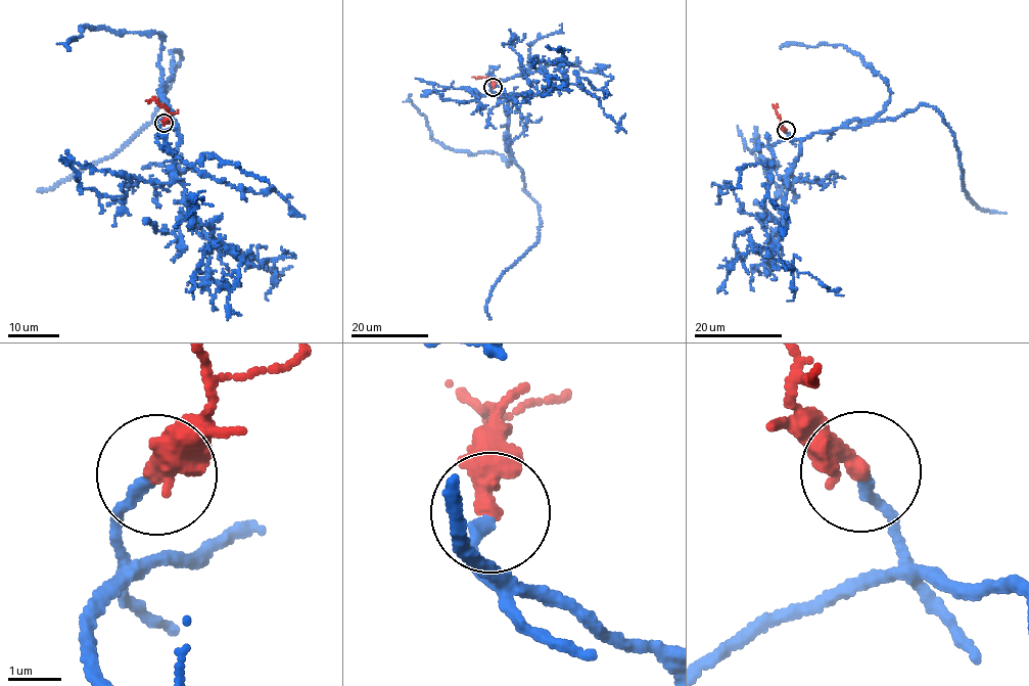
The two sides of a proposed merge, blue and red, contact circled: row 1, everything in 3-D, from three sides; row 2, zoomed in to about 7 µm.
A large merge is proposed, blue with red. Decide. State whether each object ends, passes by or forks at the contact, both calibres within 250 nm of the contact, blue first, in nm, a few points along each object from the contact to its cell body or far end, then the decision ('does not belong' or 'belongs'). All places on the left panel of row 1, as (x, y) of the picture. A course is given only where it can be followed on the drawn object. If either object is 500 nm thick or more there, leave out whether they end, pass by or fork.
blue ends there; red ends there; 190 nm thick on the blue side, 400 nm on the other; blue runs (162, 124), (161, 131), (174, 127), (162, 95), (177, 50), (181, 54), (154, 118), (120, 149), (41, 187); red runs (164, 123), (169, 111), (153, 99), (146, 101); belongs

